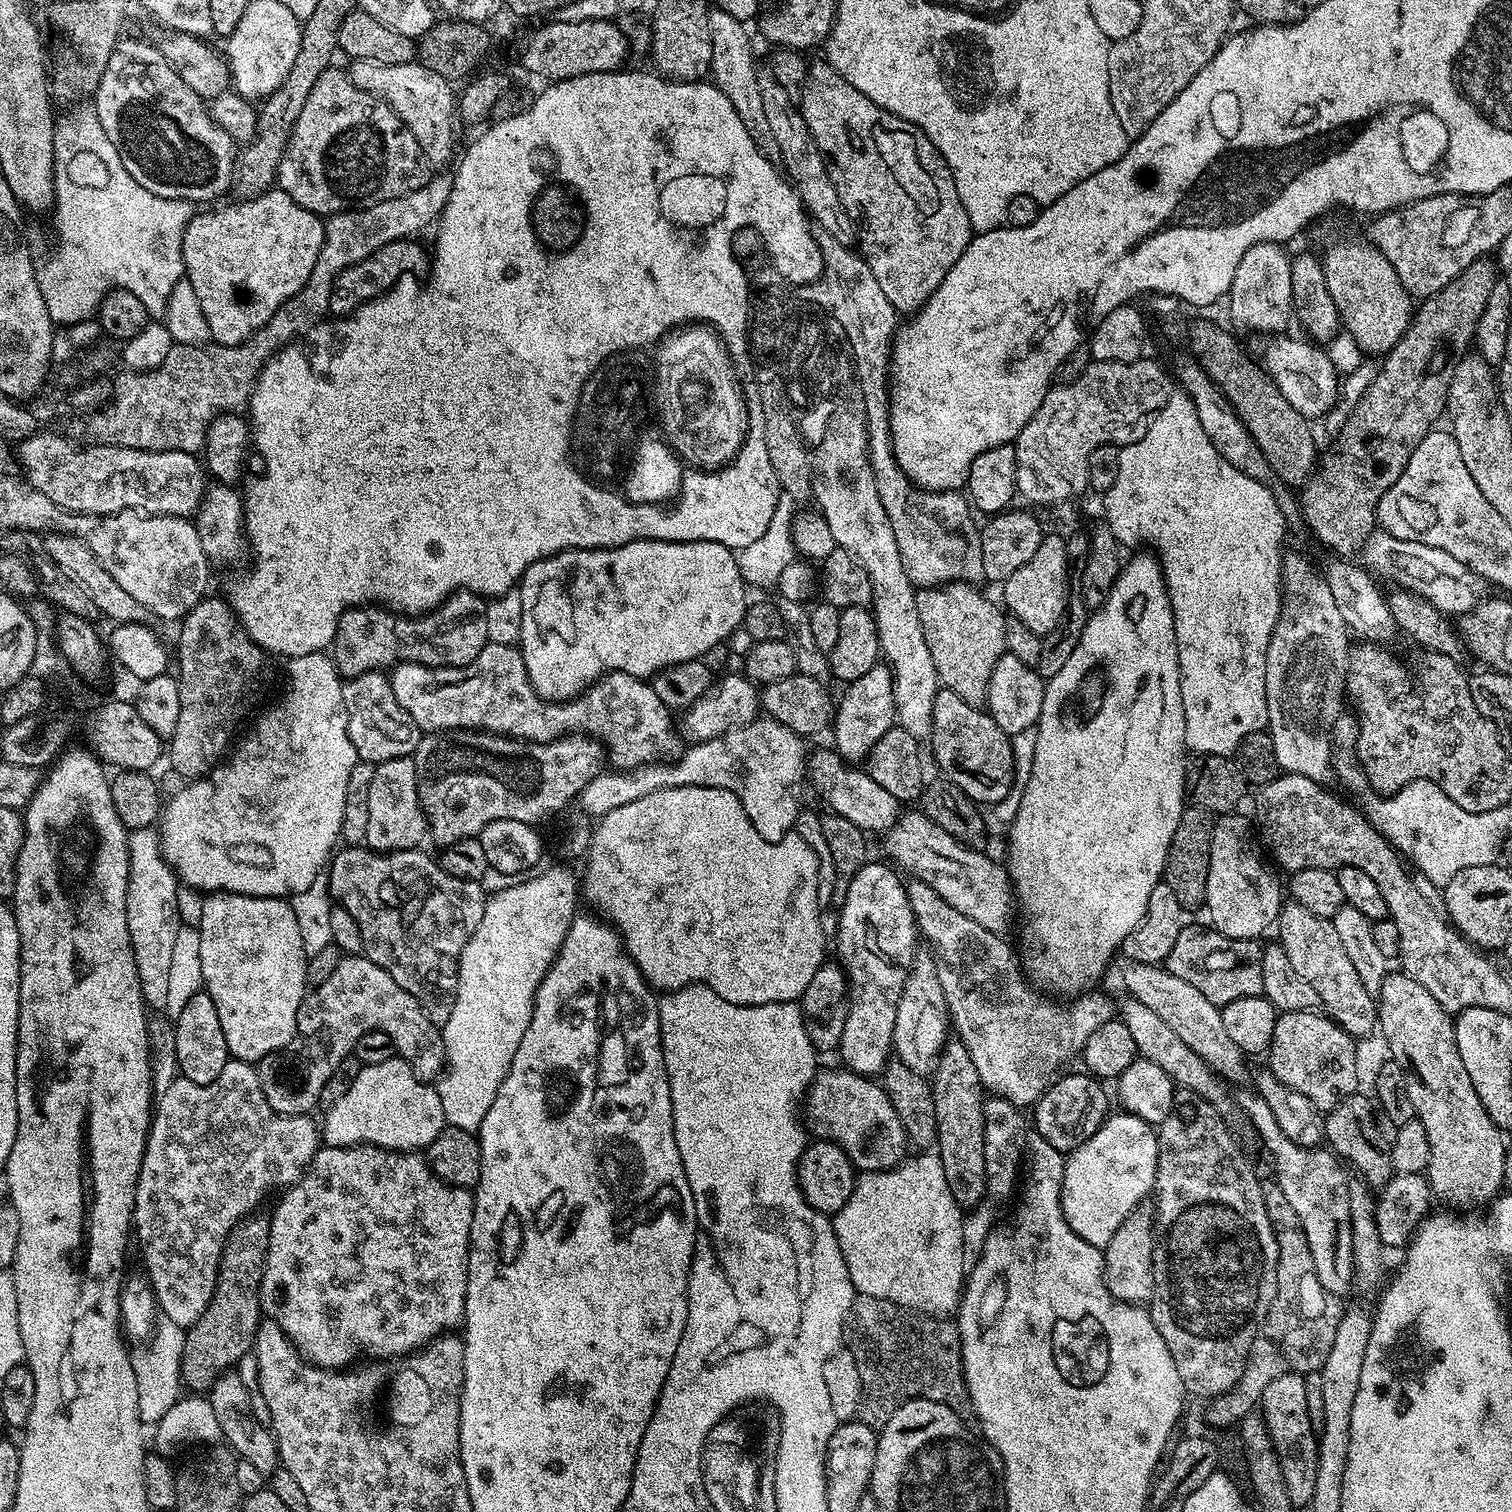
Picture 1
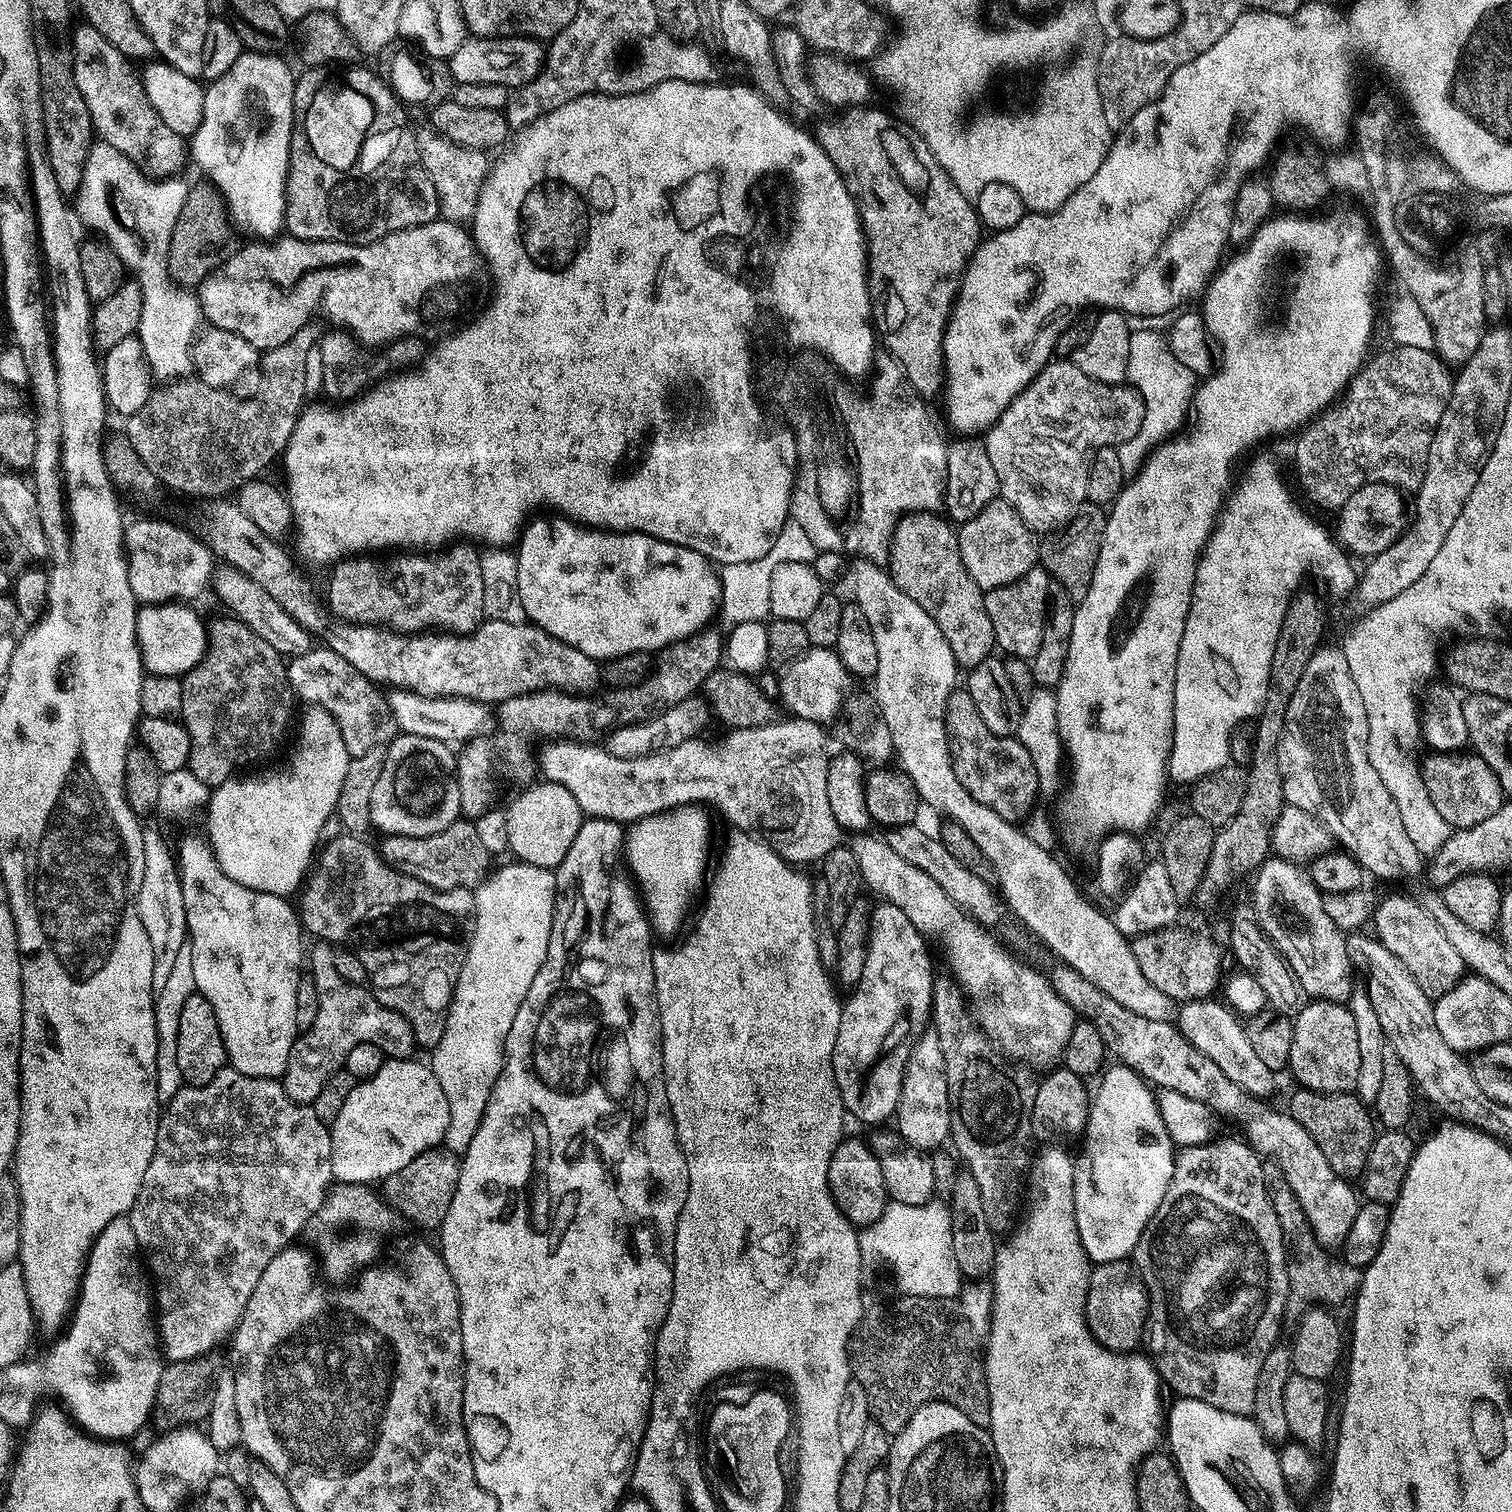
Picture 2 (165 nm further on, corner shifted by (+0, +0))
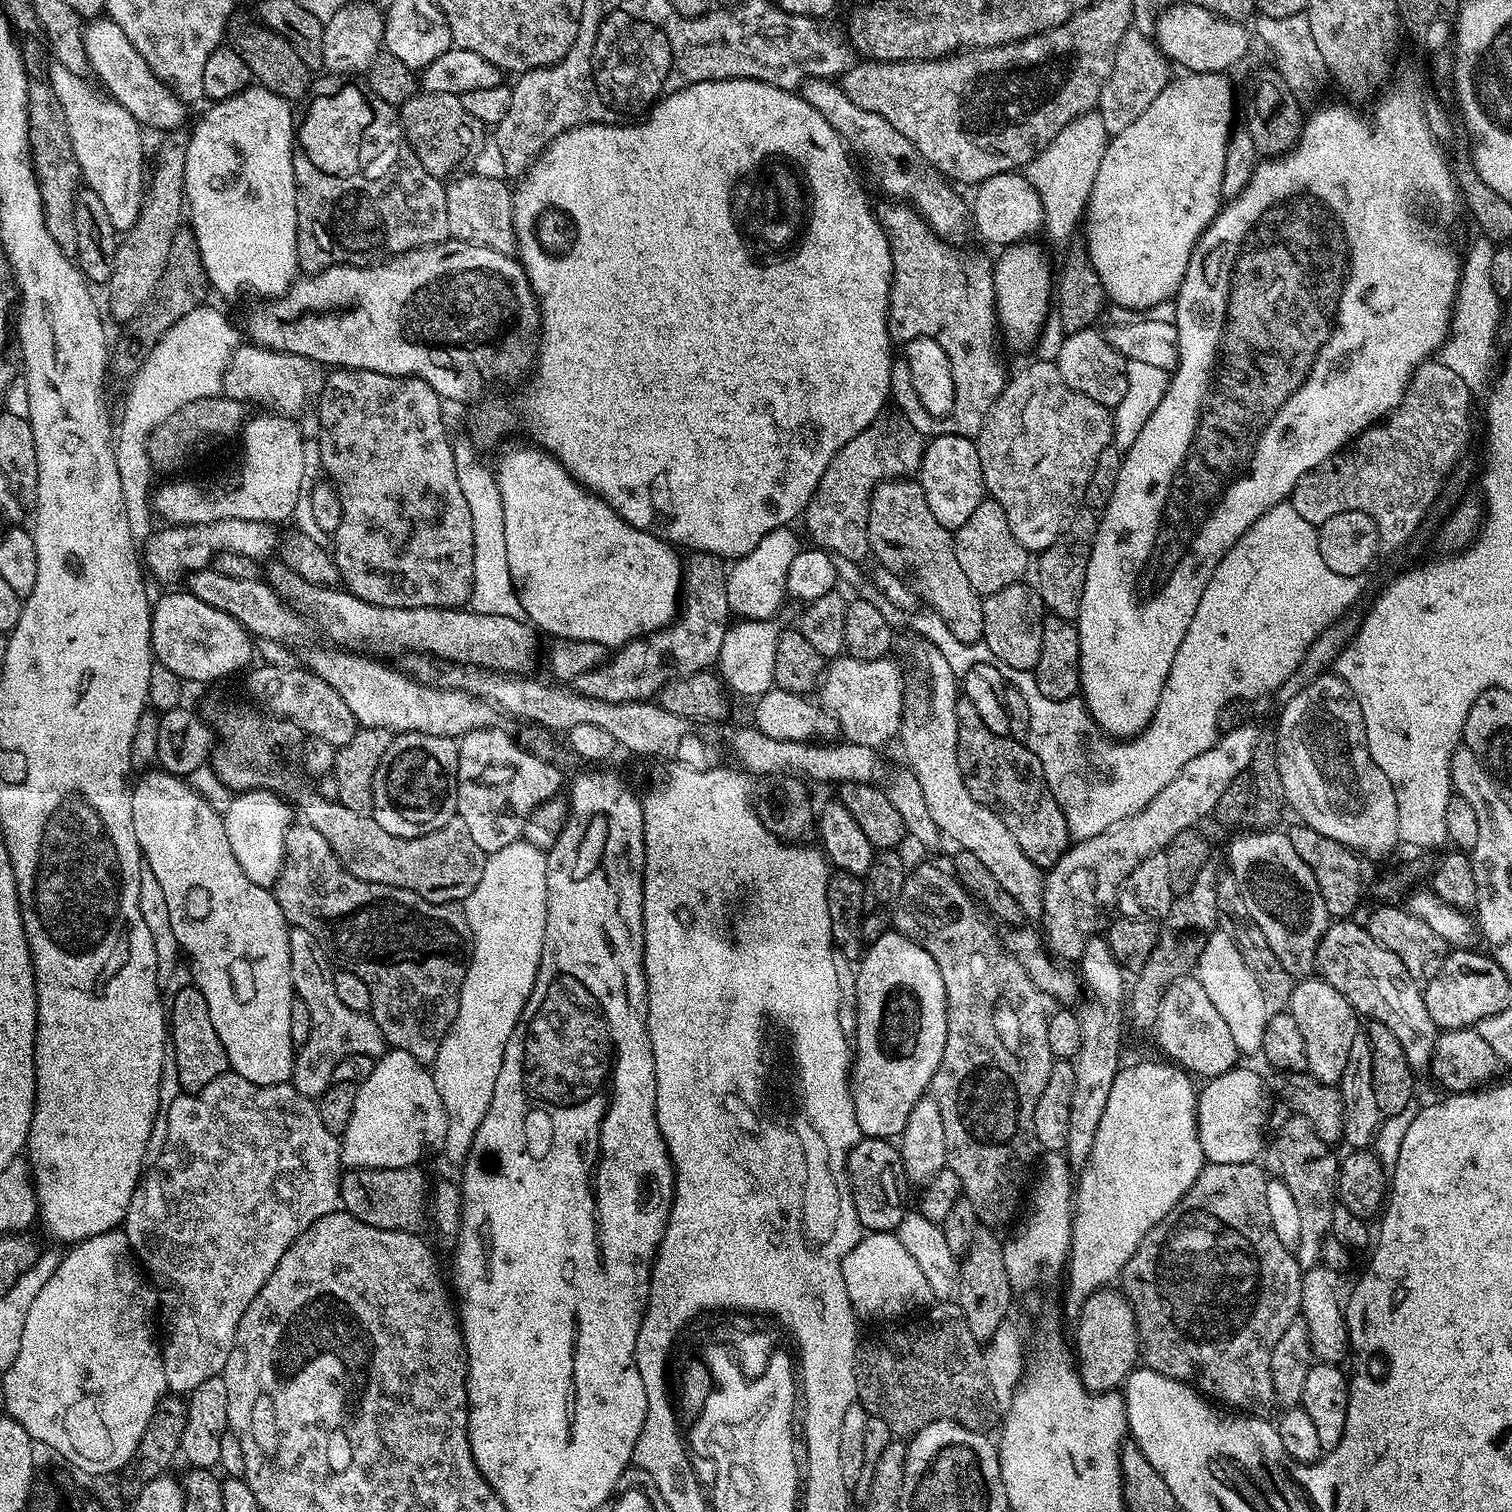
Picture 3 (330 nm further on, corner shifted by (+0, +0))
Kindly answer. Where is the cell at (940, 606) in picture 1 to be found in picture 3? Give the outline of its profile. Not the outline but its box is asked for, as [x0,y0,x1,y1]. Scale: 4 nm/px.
[868,478,984,643]

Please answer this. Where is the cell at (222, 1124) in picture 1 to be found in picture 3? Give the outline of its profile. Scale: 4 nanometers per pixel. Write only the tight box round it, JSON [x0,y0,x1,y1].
[122,1070,341,1394]

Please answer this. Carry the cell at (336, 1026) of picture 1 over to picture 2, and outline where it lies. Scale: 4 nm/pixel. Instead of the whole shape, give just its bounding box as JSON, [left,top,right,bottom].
[282,942,418,1106]

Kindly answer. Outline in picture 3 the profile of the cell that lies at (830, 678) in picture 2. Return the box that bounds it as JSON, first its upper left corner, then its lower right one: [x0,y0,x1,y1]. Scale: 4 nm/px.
[818,654,904,749]

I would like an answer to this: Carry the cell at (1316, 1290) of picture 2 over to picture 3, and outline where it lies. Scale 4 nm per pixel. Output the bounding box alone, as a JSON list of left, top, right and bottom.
[1262,1114,1338,1269]

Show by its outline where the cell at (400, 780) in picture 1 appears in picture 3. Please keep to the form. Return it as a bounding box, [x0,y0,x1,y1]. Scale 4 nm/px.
[370,732,458,838]

